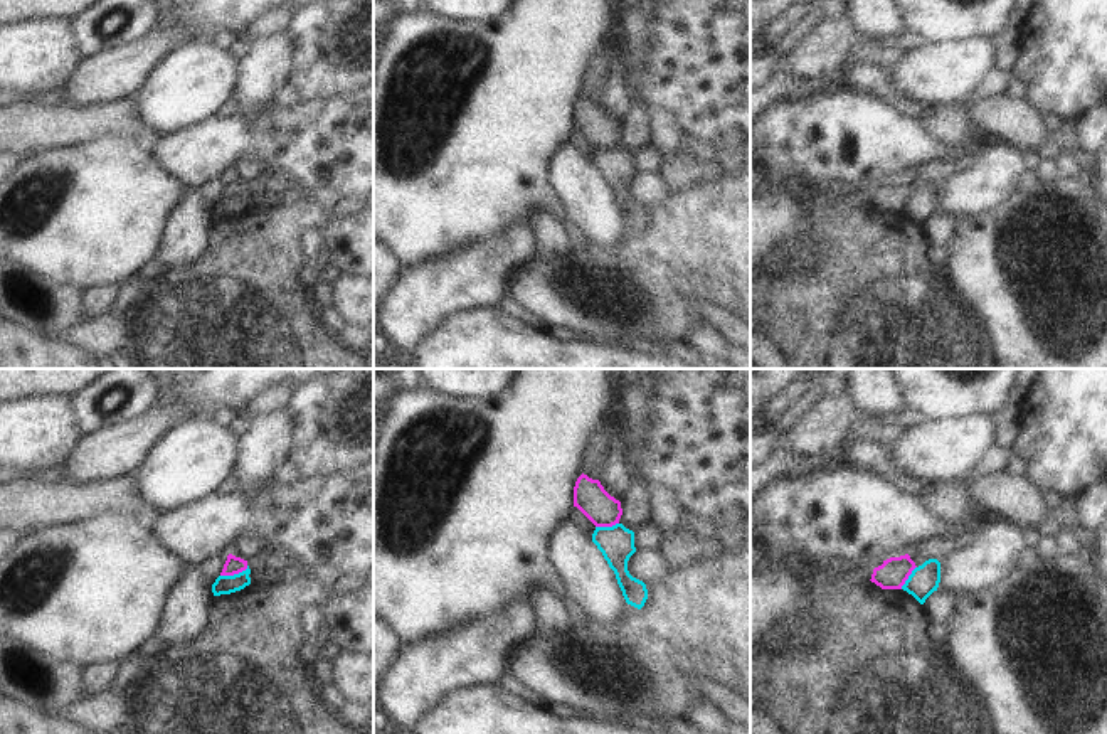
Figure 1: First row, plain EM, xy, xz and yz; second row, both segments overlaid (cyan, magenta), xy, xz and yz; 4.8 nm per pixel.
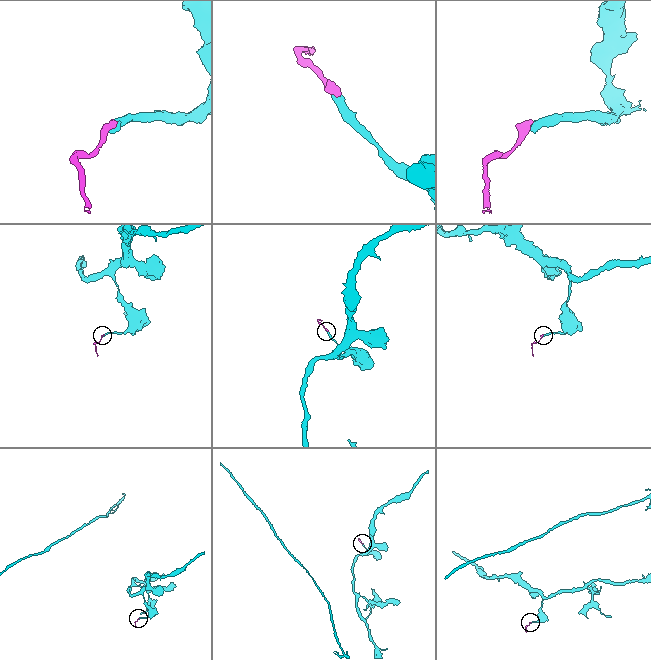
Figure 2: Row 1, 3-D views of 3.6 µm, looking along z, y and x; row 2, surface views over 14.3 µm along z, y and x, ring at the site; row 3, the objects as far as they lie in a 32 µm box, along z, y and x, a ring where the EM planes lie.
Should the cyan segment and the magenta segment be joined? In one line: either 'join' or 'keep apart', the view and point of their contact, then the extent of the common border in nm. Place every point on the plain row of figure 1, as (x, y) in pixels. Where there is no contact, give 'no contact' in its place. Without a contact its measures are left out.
keep apart; contact xy (234, 197); length 140 nm

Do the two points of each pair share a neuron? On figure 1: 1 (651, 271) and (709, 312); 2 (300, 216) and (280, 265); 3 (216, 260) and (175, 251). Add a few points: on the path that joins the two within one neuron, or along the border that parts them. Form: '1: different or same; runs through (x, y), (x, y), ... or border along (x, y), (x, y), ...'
1: different; border along (690, 303), (710, 303), (732, 313)
2: same; runs through (288, 228), (280, 236), (280, 253)
3: different; border along (214, 219), (209, 229), (209, 244), (197, 261)

